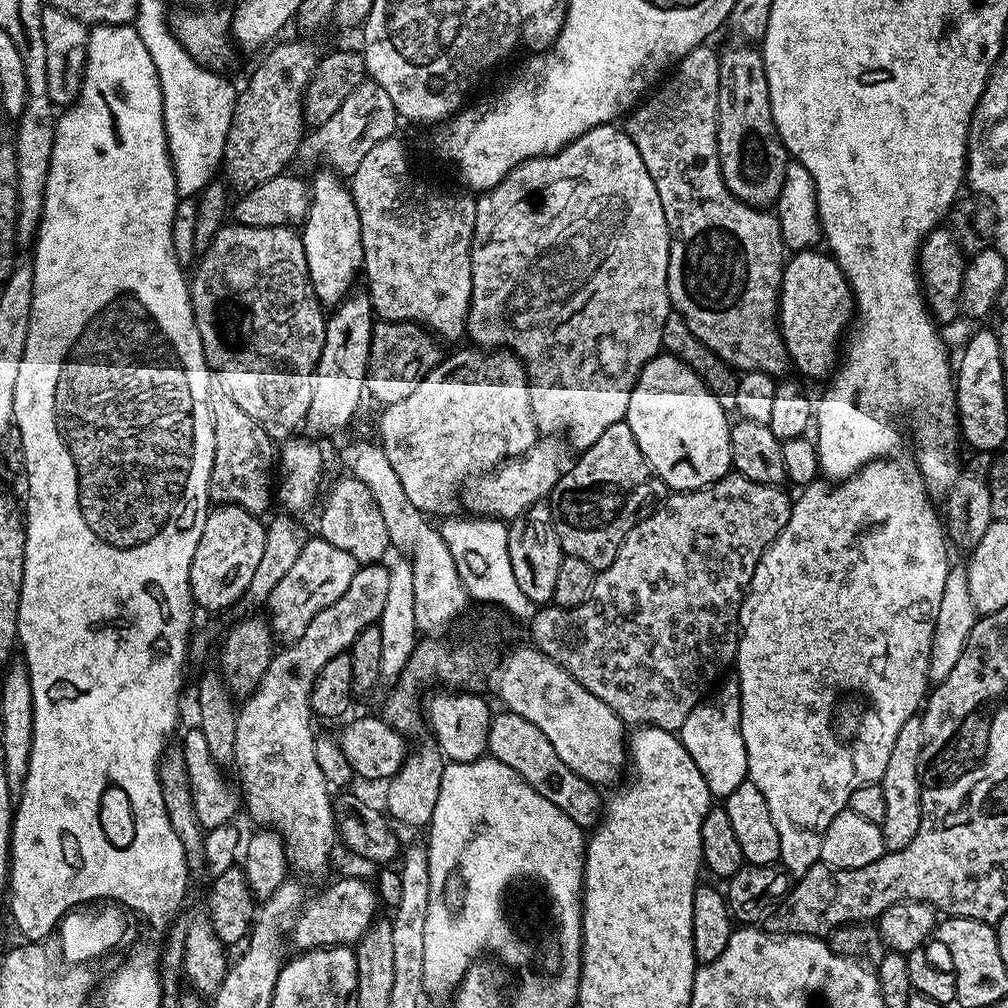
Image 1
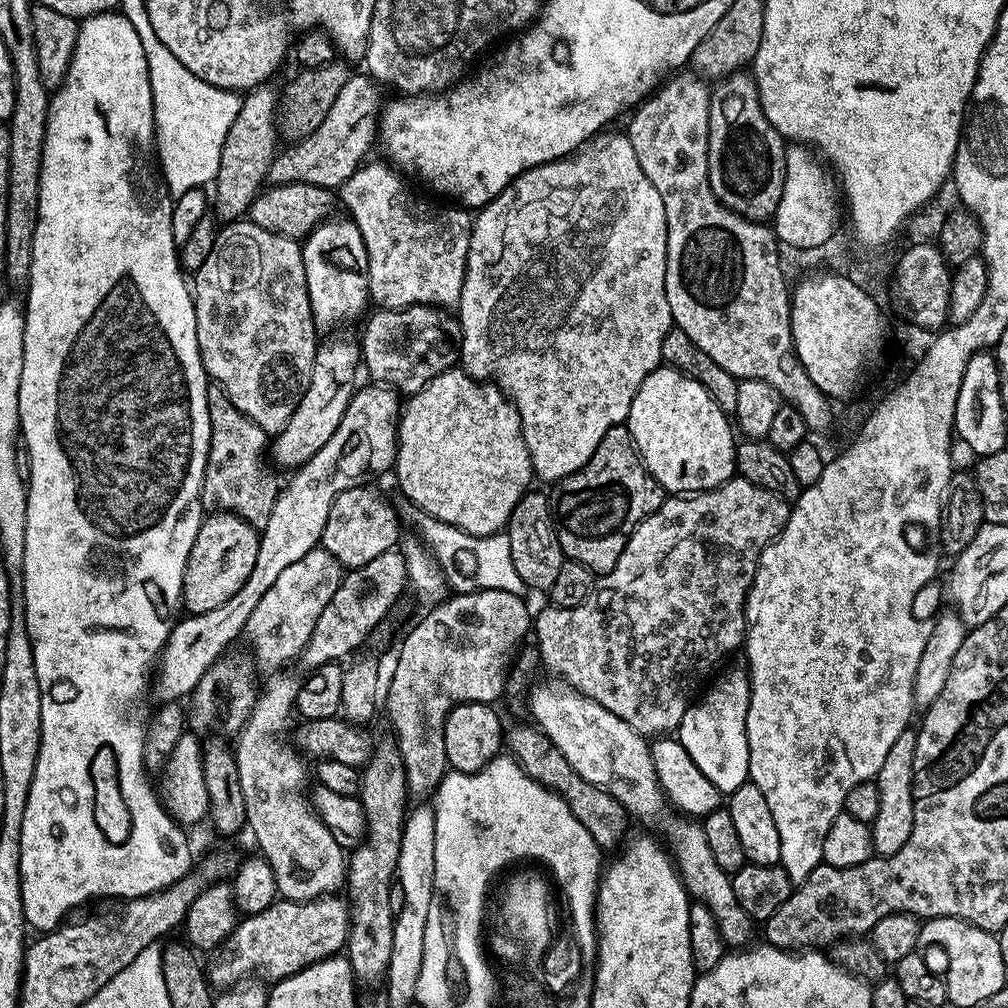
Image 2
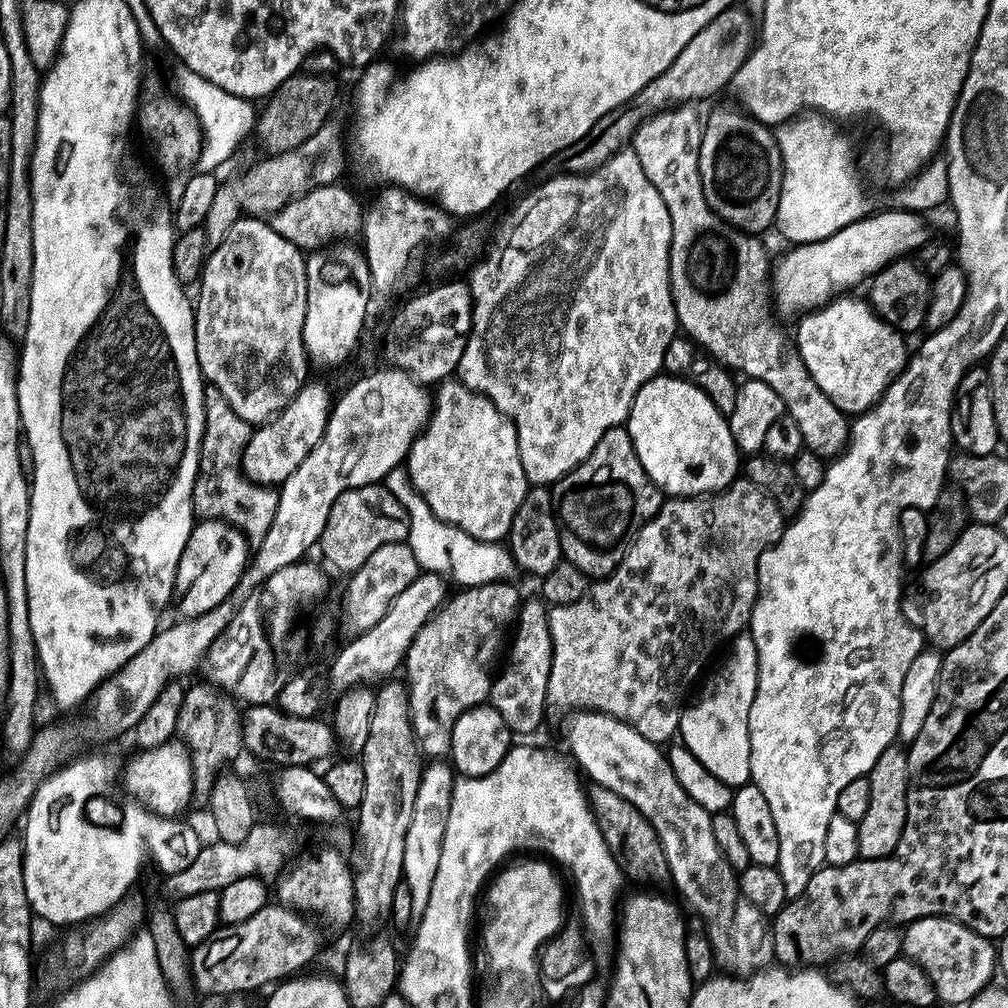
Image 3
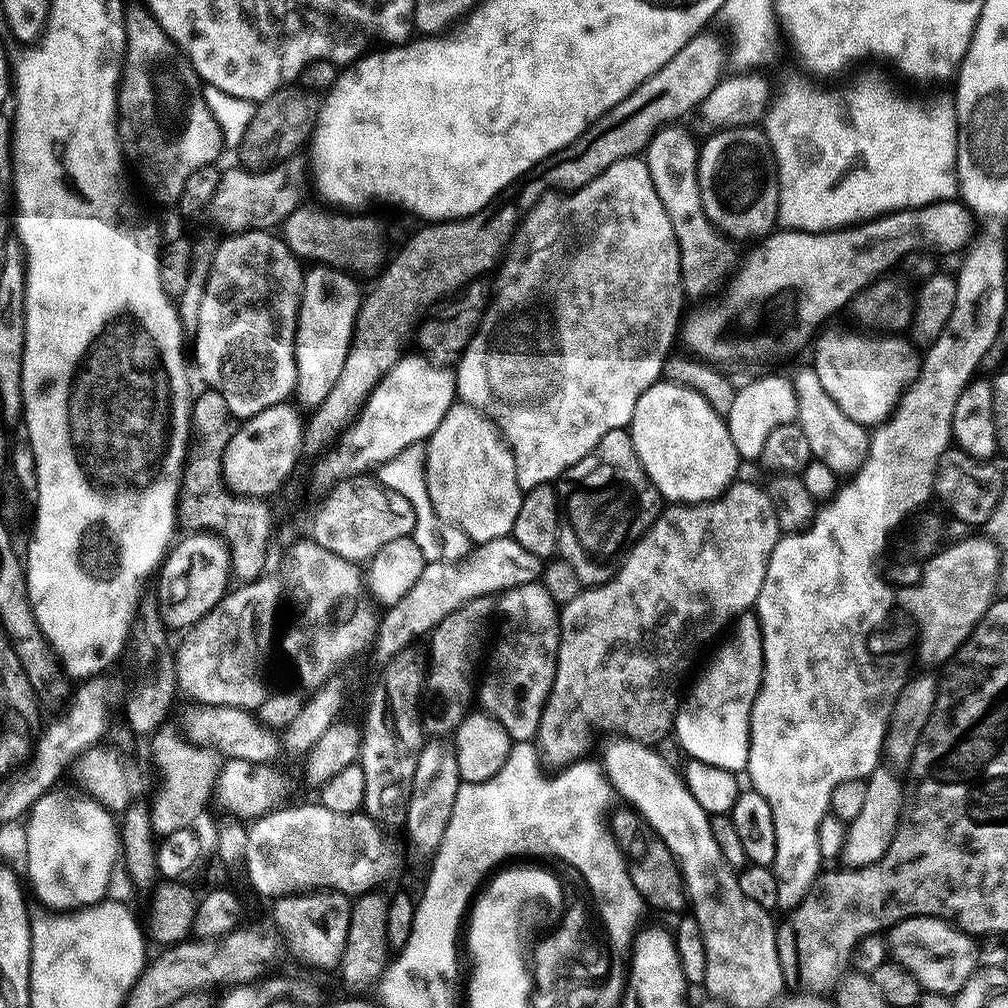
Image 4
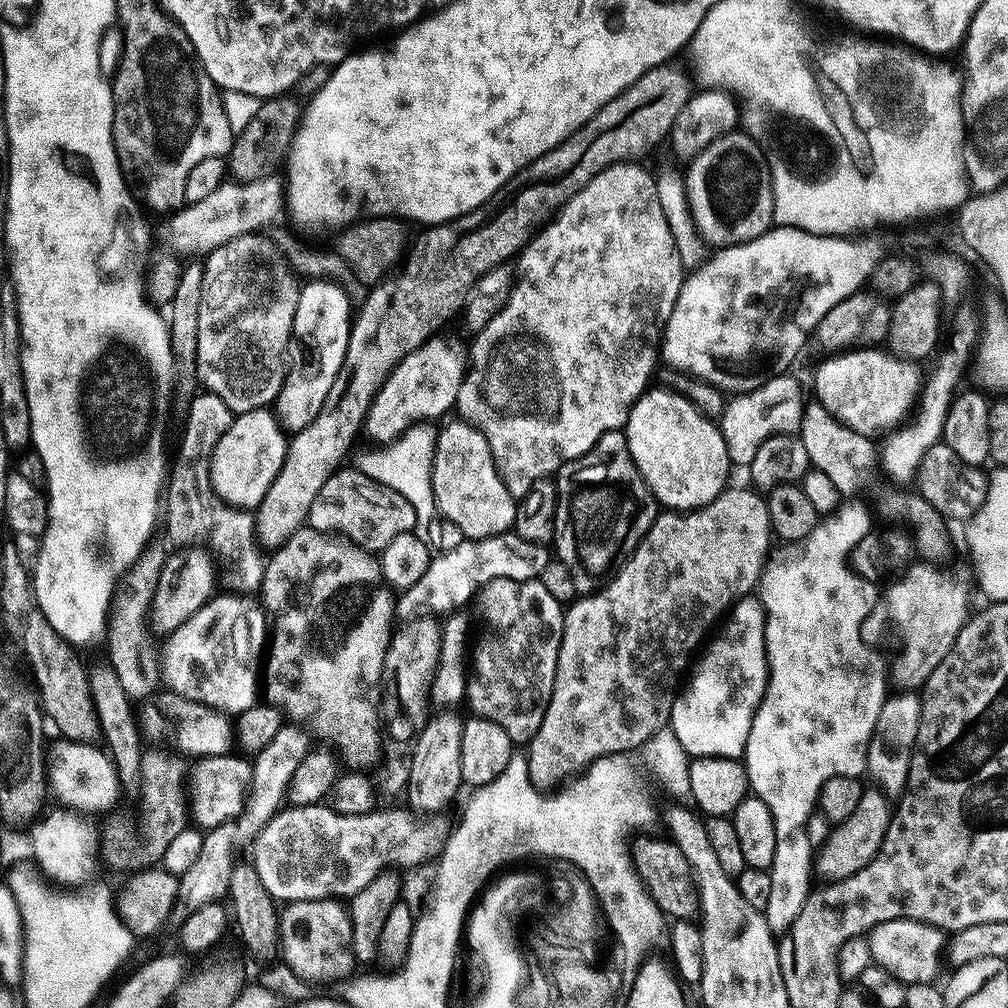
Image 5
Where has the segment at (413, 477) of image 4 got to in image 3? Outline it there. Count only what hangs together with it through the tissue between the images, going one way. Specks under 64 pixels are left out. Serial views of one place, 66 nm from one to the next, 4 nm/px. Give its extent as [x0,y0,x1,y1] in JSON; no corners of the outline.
[386,467,514,587]

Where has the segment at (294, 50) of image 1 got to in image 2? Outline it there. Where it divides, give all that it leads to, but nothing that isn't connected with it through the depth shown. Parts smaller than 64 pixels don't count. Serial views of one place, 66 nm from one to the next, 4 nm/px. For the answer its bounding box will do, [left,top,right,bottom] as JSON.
[214,83,278,222]

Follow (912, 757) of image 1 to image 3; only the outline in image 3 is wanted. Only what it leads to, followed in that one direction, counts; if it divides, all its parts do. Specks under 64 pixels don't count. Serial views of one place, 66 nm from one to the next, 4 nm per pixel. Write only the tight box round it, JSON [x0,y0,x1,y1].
[858,742,908,860]

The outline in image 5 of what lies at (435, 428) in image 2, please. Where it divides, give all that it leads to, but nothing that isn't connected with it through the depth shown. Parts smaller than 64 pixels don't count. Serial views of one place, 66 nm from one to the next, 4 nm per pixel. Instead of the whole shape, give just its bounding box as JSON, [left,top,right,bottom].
[432,418,517,540]

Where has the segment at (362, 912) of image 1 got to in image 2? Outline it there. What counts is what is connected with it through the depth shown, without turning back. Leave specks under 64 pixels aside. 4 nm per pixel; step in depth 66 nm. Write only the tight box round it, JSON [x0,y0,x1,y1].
[207,894,350,990]

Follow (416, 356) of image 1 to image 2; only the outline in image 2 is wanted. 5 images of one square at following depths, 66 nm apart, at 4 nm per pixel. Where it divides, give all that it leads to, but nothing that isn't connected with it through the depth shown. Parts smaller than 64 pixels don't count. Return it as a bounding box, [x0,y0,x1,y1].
[359,304,460,394]

